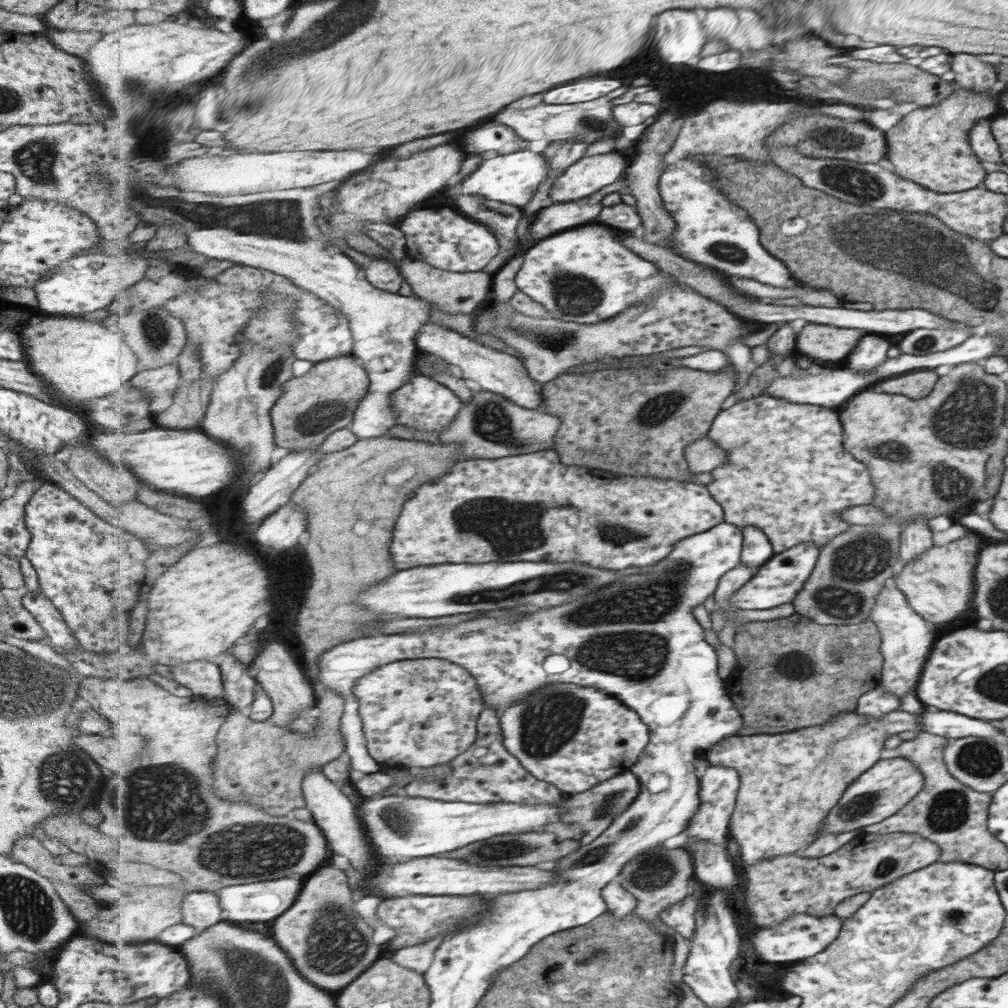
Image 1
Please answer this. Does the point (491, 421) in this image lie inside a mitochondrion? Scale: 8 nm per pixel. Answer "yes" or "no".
yes

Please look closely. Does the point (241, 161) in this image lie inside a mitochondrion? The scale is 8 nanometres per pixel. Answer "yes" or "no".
no

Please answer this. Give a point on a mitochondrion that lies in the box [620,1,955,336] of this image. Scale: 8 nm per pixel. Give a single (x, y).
(863, 185)

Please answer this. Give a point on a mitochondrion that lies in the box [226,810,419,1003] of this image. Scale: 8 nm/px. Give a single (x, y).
(335, 942)

